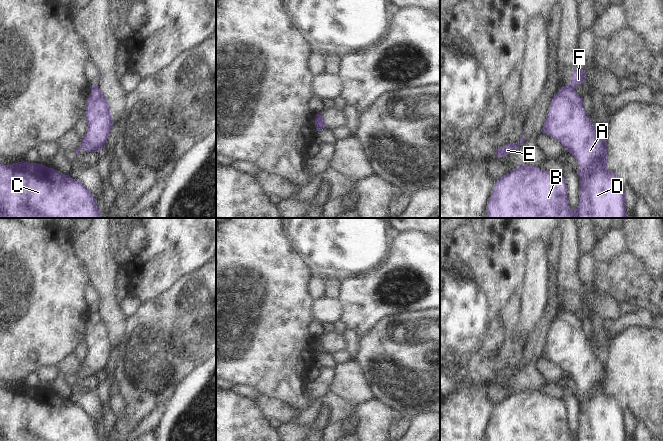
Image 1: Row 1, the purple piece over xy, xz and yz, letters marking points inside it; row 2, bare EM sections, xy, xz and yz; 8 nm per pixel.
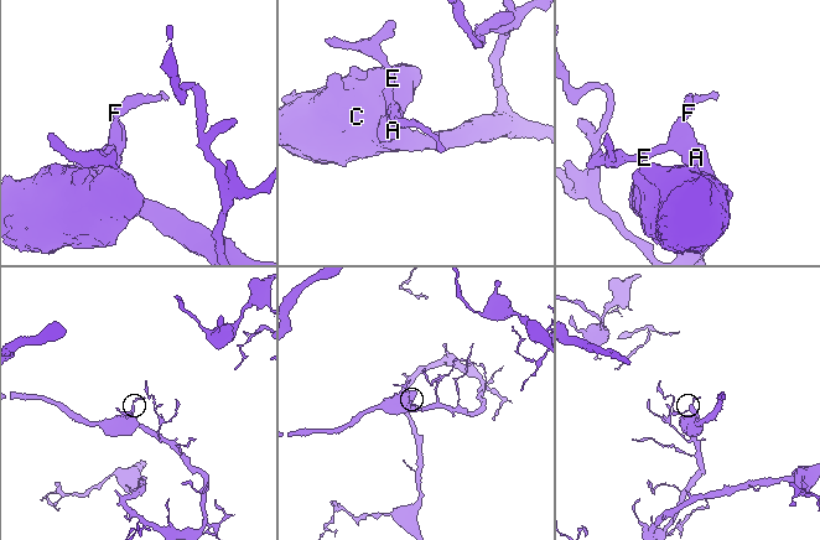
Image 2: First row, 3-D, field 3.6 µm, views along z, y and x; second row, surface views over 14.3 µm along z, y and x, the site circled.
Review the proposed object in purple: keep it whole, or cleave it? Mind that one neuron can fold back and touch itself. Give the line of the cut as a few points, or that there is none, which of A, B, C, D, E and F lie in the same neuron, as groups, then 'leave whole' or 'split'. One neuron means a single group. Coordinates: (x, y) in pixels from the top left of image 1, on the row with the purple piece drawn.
cut yz (563, 86), (574, 90); groups A B C D E / F; split

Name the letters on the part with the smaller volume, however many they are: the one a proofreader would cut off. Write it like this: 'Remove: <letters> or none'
Remove: F

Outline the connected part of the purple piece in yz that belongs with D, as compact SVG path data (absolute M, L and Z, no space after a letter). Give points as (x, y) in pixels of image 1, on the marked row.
M563 86L552 98L545 124L537 134L541 132L559 141L579 164L577 208L569 206L563 175L556 176L538 165L526 165L497 179L487 203L488 218L626 218L624 187L607 167L606 137L593 126L583 108L583 98L574 89Z

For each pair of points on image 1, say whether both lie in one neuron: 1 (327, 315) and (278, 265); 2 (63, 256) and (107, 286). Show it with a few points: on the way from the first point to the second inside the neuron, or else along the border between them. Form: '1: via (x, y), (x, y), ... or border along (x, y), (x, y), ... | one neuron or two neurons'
1: border along (316, 300), (314, 308), (315, 319) | two neurons
2: border along (77, 254), (87, 267), (92, 283) | two neurons

